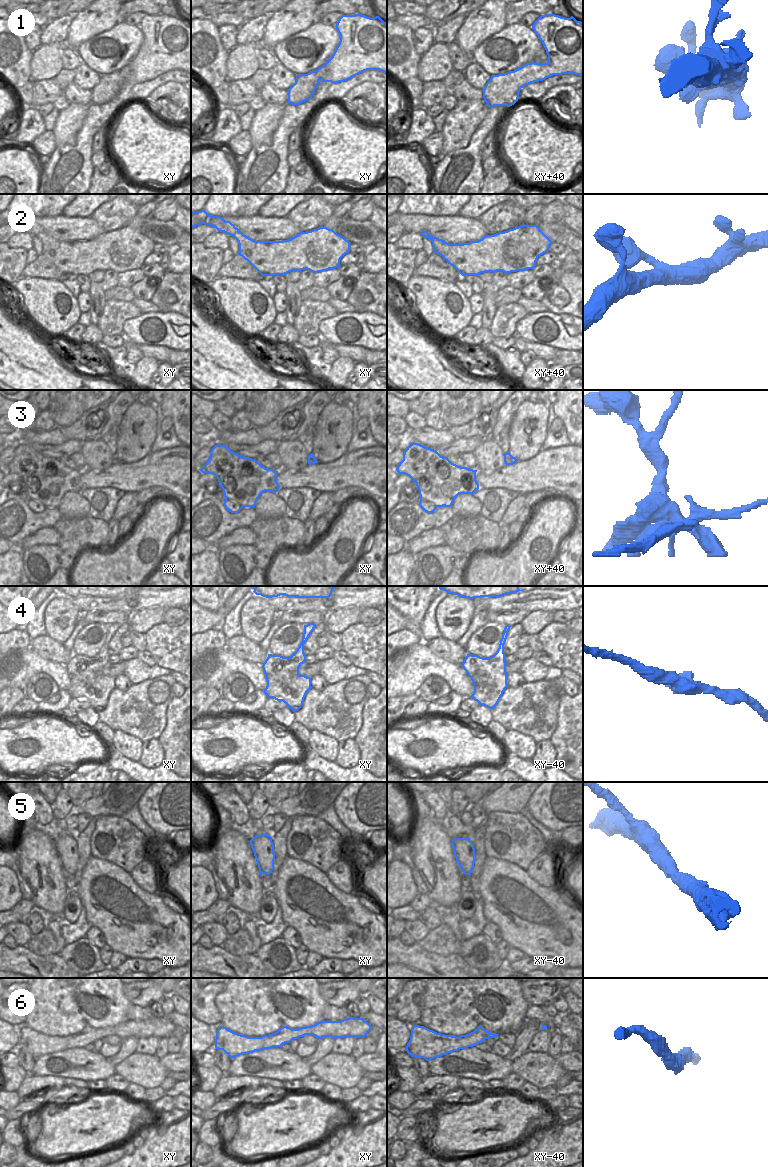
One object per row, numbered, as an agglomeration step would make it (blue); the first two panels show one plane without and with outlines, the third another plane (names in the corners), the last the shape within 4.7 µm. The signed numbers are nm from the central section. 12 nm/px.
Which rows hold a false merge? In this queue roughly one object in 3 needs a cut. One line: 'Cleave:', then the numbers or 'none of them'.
Cleave: 3

